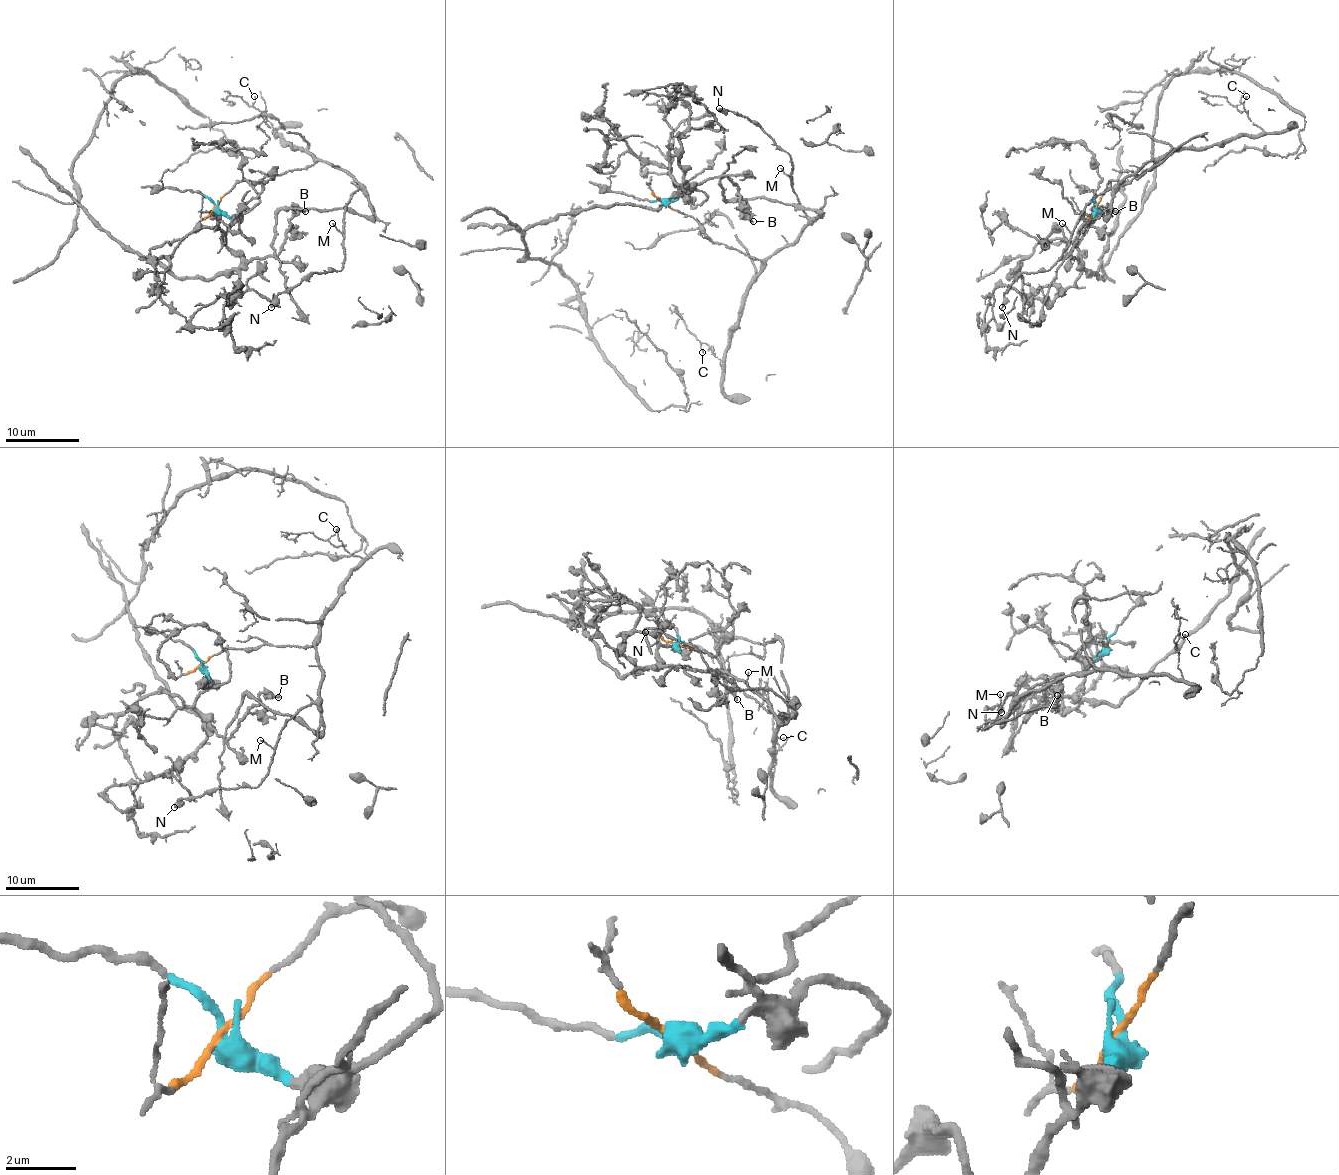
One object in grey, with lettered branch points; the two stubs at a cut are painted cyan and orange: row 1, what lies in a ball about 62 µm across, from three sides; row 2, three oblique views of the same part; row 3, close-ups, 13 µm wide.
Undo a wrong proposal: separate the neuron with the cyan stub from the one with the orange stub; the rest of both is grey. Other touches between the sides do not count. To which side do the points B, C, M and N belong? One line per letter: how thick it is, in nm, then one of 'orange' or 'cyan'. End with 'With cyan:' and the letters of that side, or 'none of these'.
B: 280 nm thick; cyan
C: 100 nm thick; orange
M: 110 nm thick; orange
N: 360 nm thick; orange
With cyan: B

